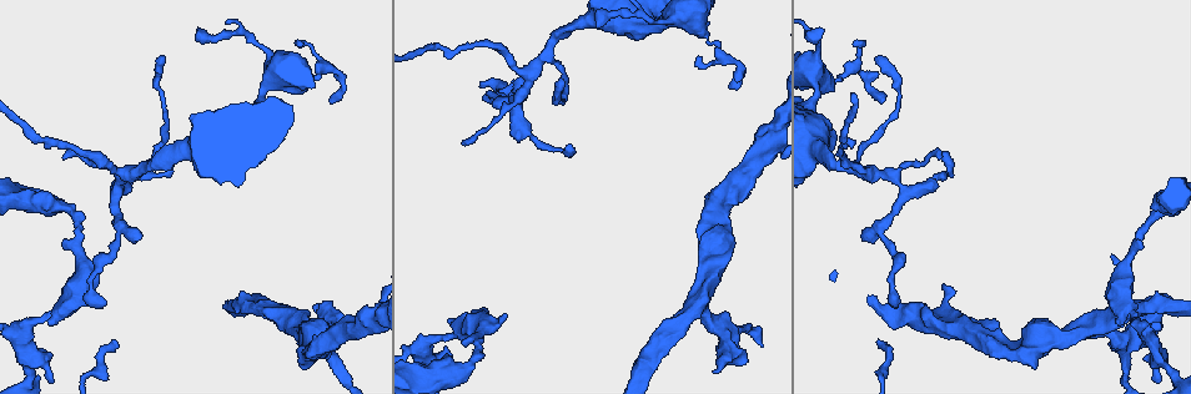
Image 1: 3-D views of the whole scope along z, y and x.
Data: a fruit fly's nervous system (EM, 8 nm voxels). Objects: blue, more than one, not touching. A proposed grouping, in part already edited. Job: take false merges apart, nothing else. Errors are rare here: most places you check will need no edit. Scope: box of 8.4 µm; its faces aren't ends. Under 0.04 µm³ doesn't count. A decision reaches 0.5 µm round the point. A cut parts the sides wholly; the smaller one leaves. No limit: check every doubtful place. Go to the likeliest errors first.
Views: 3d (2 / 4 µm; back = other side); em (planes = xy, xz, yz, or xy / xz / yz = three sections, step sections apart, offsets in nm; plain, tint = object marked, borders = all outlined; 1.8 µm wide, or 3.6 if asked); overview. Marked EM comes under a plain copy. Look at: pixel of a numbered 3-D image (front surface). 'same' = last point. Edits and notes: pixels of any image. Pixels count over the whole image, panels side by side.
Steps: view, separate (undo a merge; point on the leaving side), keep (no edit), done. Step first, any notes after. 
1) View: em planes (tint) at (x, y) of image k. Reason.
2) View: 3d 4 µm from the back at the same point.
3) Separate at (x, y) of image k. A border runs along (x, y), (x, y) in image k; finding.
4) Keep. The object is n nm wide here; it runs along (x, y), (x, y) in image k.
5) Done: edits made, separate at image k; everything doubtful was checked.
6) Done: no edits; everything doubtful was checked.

View: 3d 4 µm at (813, 77) of image 1. Sudden change in width.

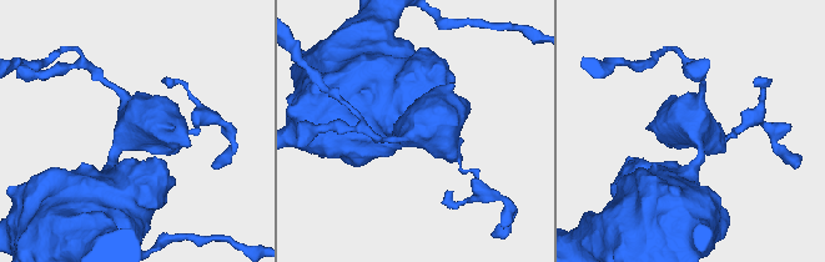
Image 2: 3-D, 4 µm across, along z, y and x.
View: em 3.6 µm planes (tint) at (698, 134) of image 2. Shape alone is not enough.

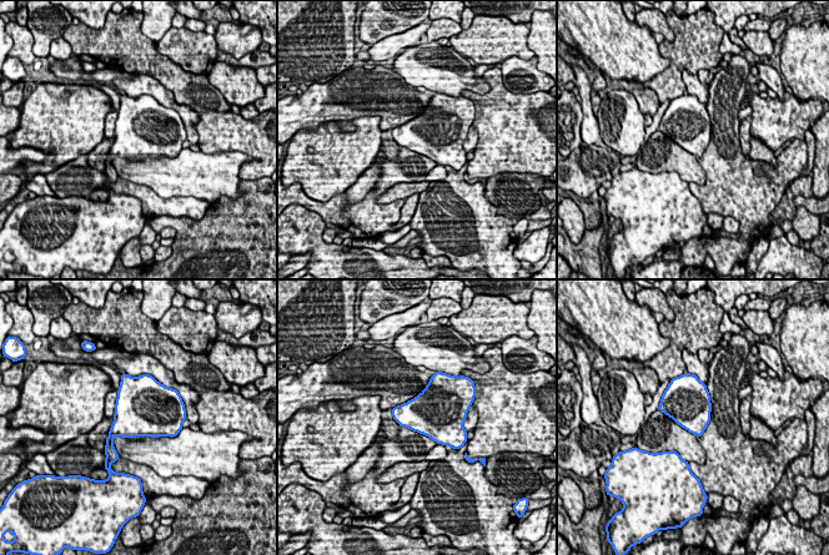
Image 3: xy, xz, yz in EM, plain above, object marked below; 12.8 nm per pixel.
Keep. The object is 500 nm wide here; all the same cell.

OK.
View: em planes (tint) at (1141, 330) of image 1. Narrows sharply.

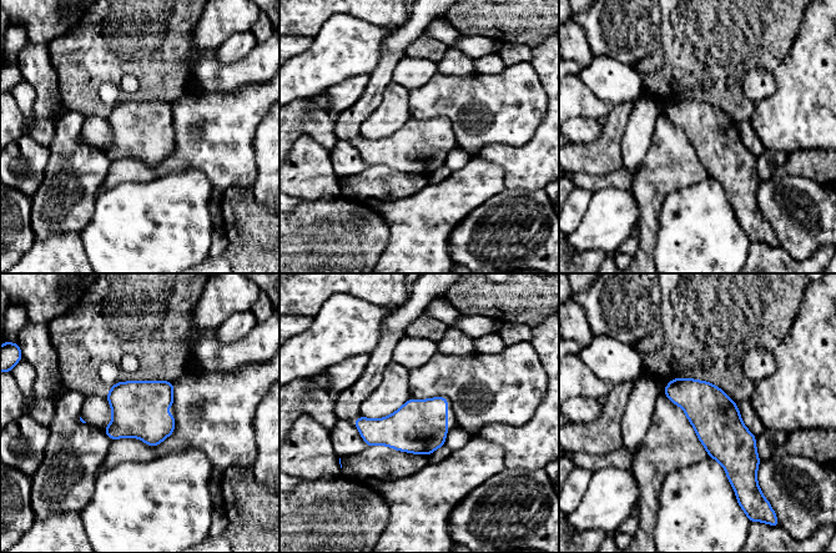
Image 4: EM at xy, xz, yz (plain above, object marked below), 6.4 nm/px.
Keep. All the same cell.

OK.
View: 3d 2 µm at (516, 85) of image 1. Sharp bend.

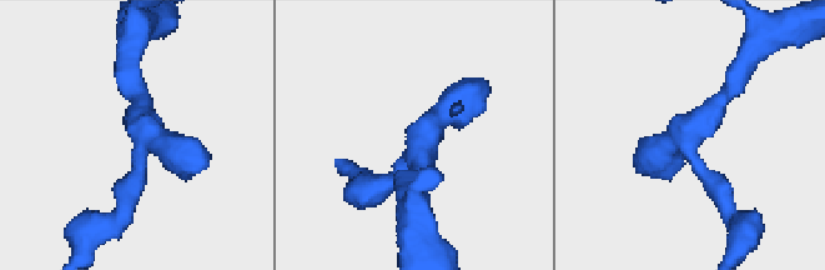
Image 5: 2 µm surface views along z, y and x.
View: em planes (tint) at (138, 155) of image 5. Need the tissue.

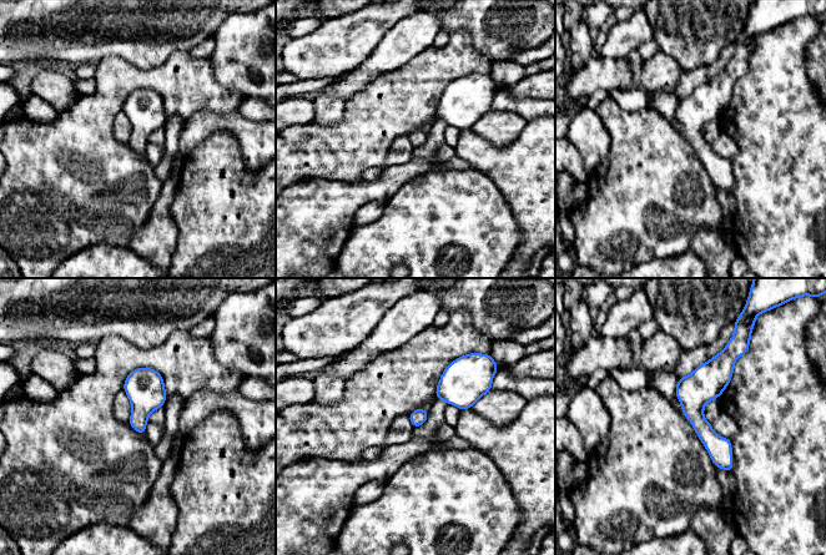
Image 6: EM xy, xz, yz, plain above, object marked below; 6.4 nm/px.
Keep. The object is 100 nm wide here; it runs along (734, 354), (696, 392), (696, 419), (728, 467) in image 6; continuous, no second cell.

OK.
Done: no edits; everything doubtful was checked.

